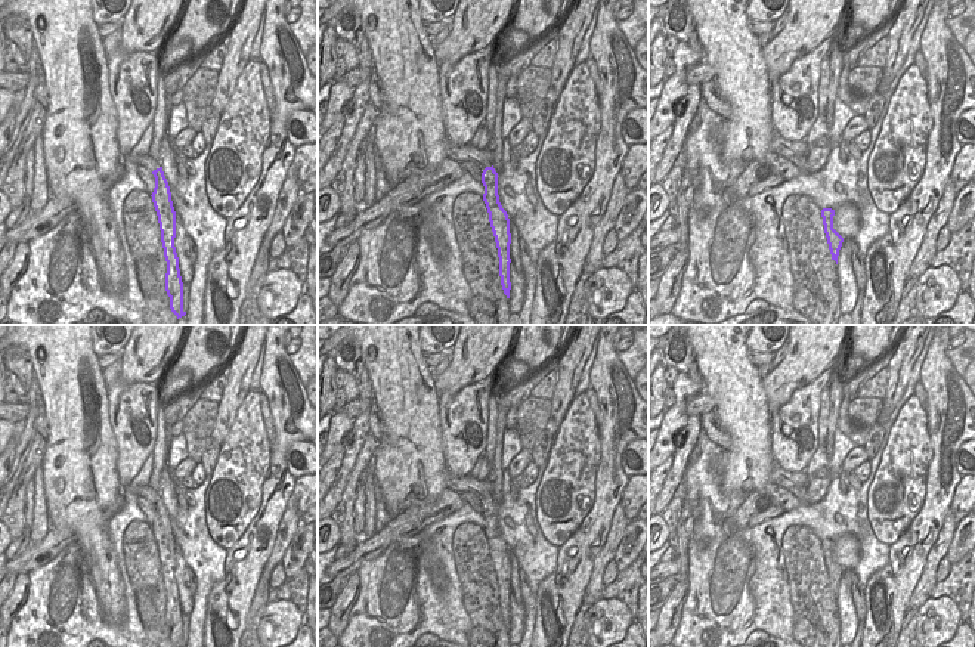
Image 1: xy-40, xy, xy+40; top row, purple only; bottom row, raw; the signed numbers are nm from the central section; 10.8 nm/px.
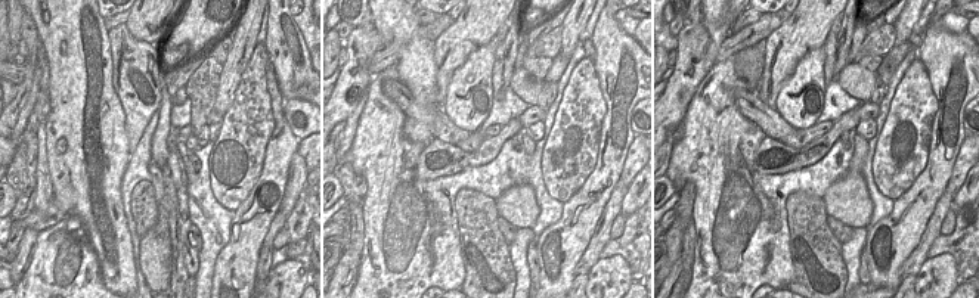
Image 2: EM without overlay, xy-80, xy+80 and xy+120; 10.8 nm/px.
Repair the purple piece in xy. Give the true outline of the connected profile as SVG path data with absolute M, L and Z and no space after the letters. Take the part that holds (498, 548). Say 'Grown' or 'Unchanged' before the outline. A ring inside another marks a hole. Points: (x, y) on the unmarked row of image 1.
Grown. M448 468L445 470L446 487L455 490L467 504L474 502L476 498L482 499L482 514L485 517L483 532L489 544L490 558L495 567L498 588L499 588L499 607L504 625L510 629L510 550L502 539L498 526L498 504L490 493L490 483L468 476L454 476Z

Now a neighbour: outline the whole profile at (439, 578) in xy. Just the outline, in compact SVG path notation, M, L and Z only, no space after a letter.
M436 563L433 567L430 567L430 576L436 589L442 591L446 586L448 576L440 563Z

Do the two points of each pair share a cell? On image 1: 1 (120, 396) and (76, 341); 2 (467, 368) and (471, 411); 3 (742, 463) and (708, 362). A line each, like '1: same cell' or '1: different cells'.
1: different cells
2: different cells
3: same cell

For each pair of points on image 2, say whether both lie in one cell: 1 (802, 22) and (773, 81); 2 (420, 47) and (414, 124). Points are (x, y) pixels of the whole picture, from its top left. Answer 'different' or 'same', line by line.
1: same
2: same

